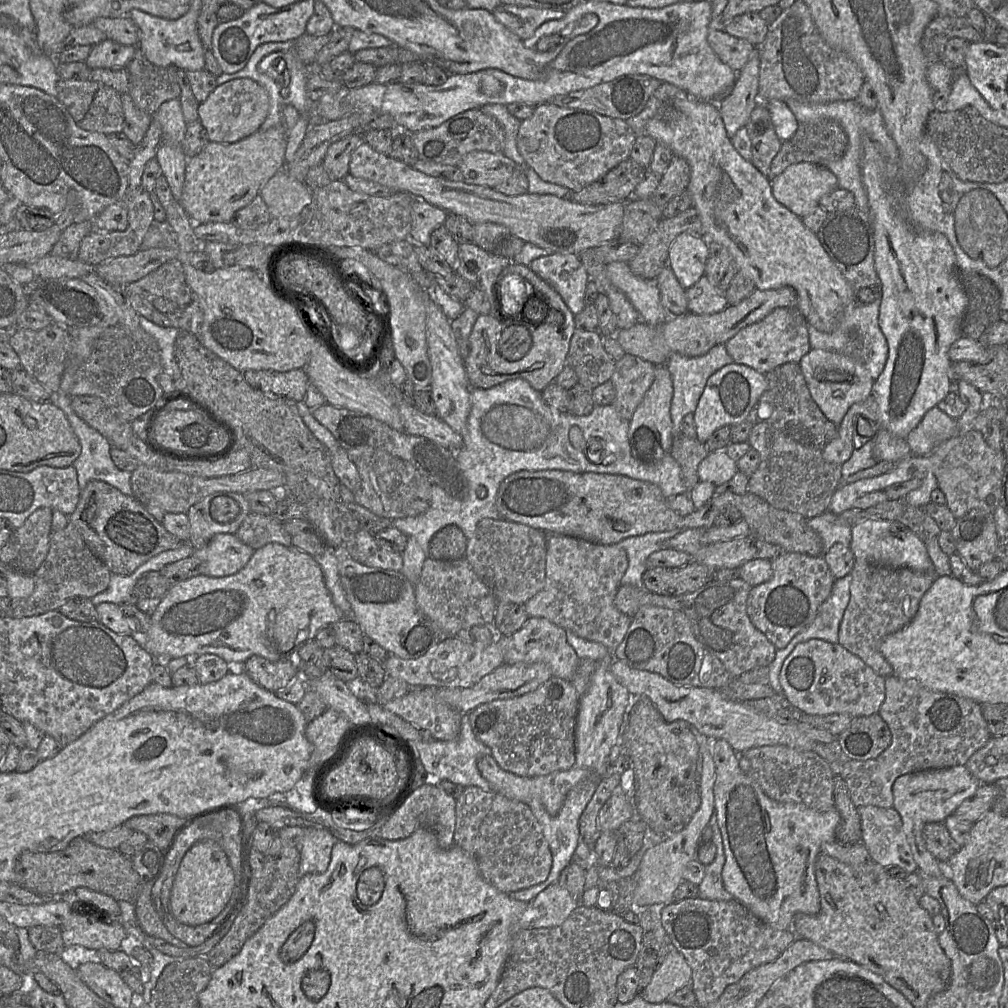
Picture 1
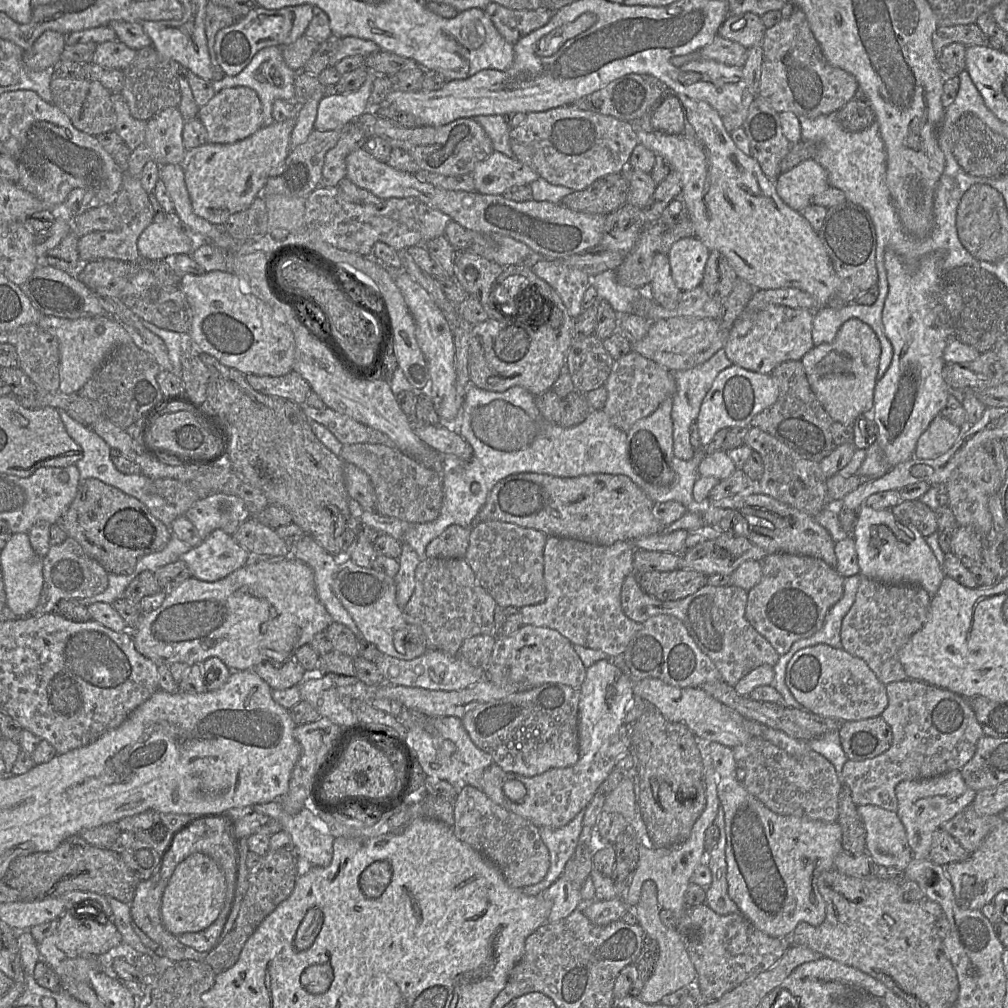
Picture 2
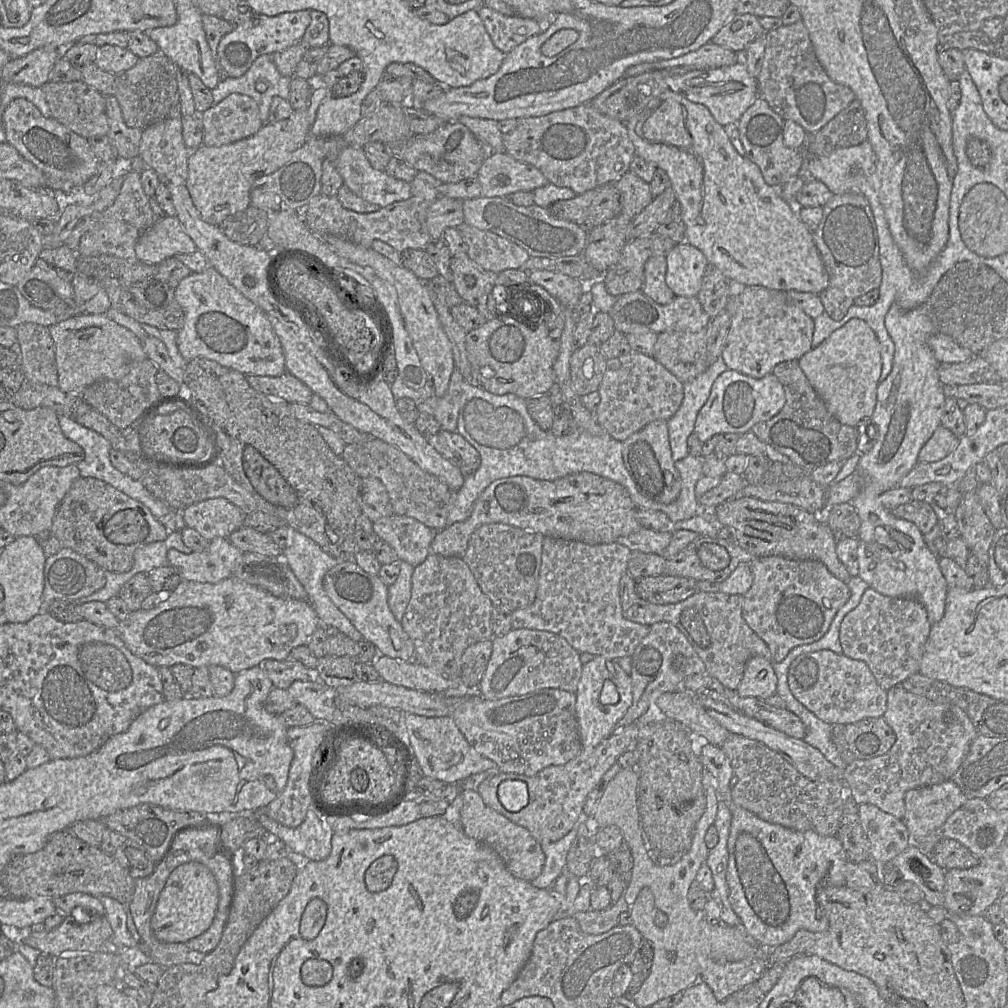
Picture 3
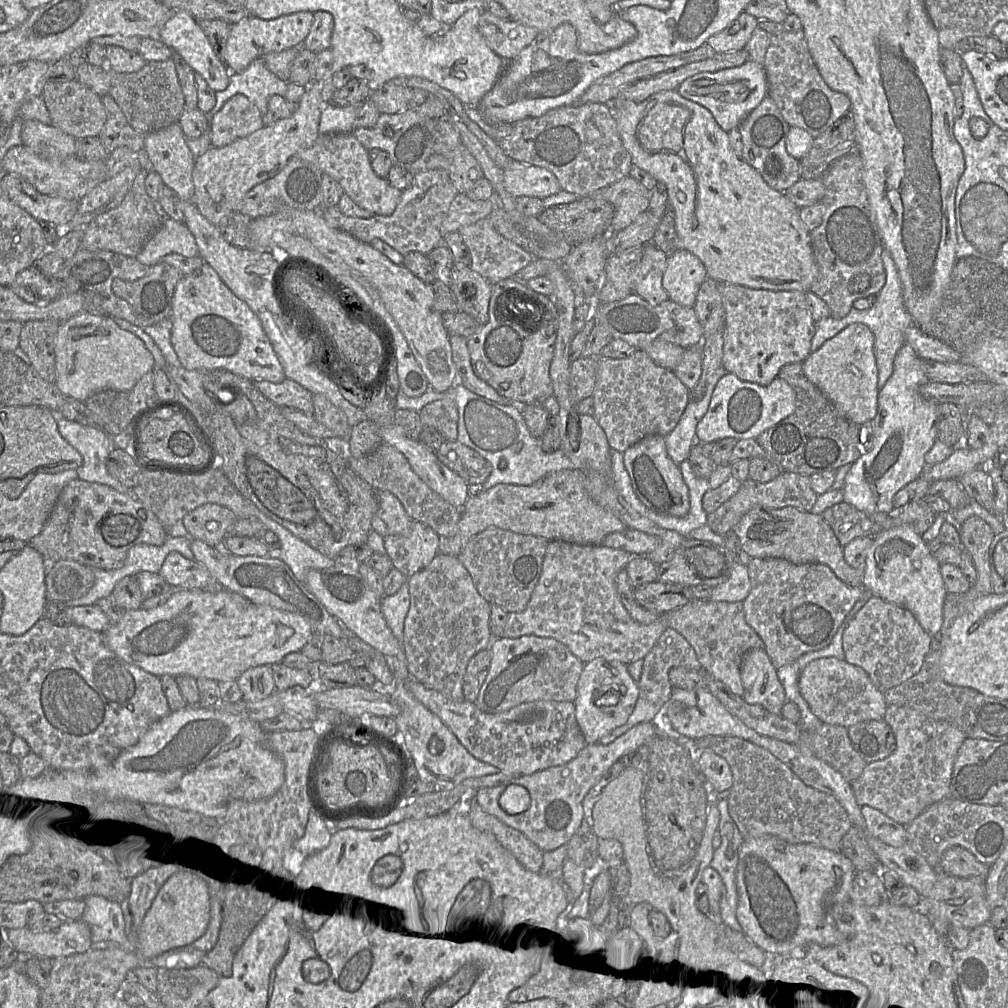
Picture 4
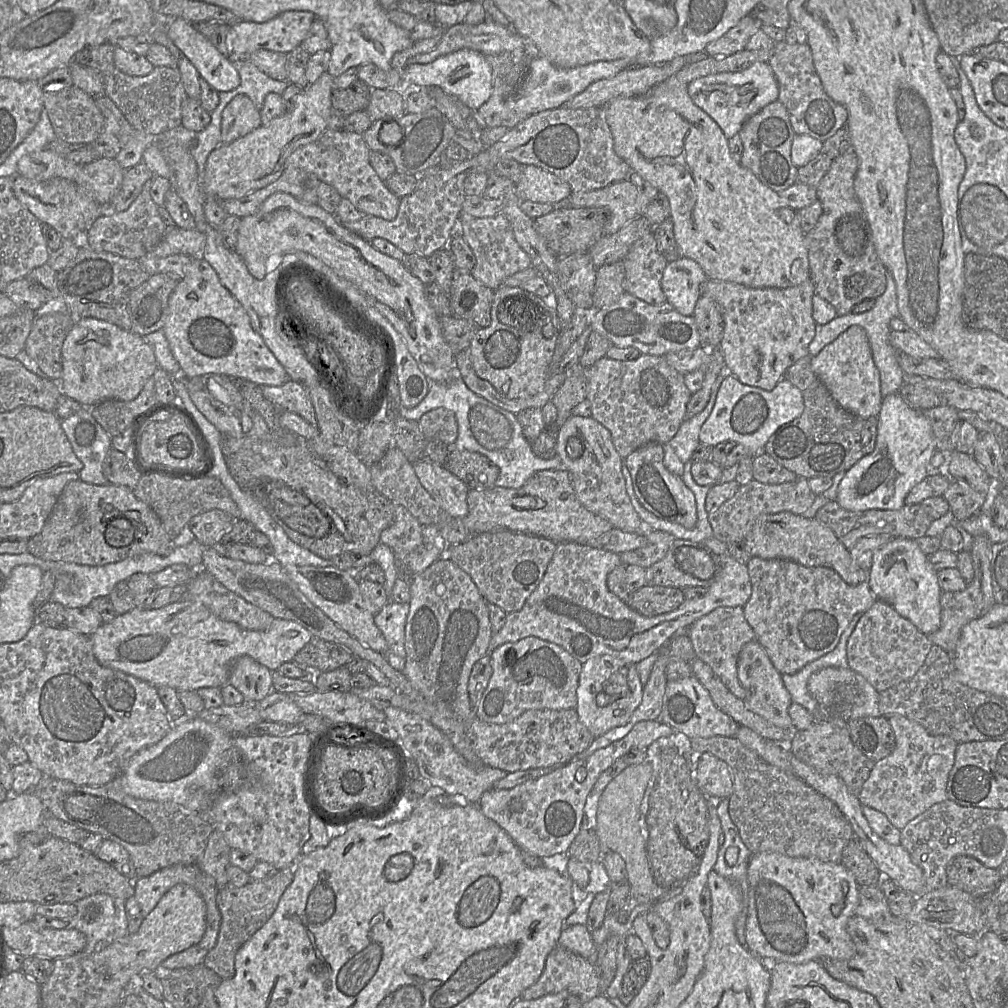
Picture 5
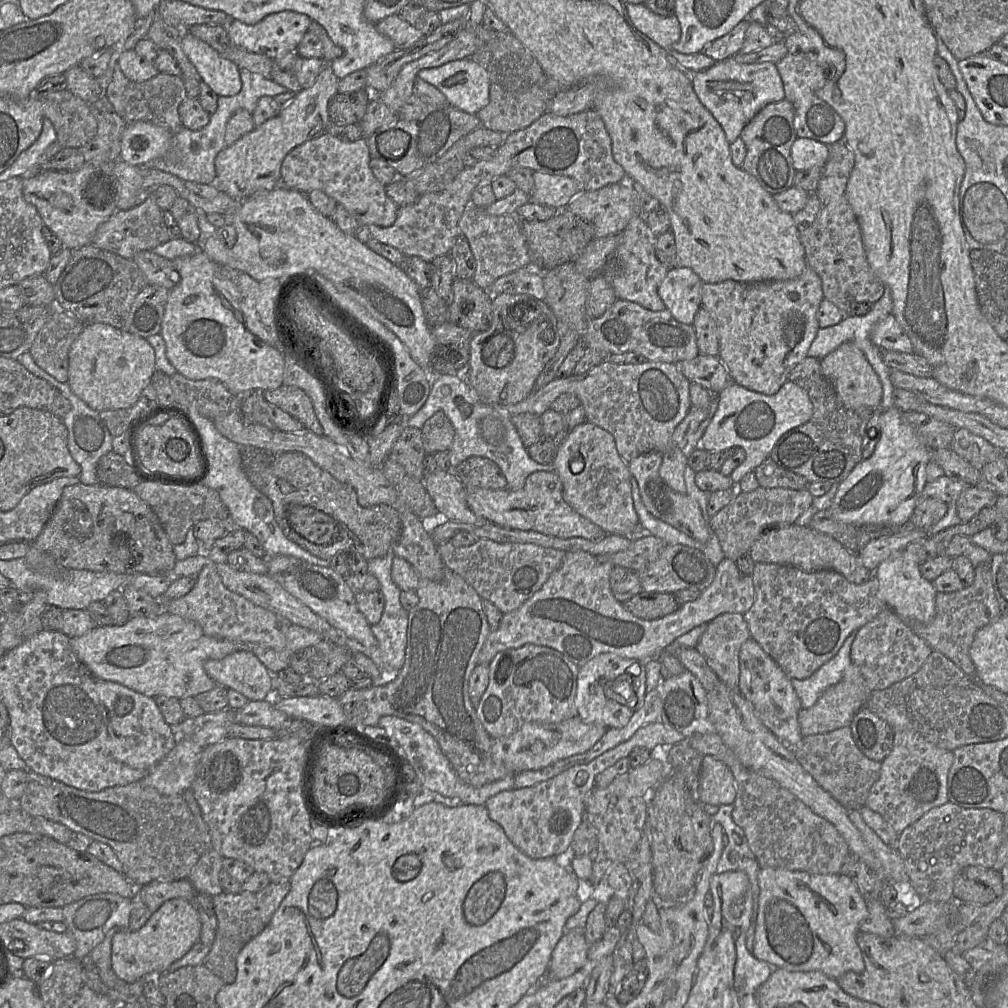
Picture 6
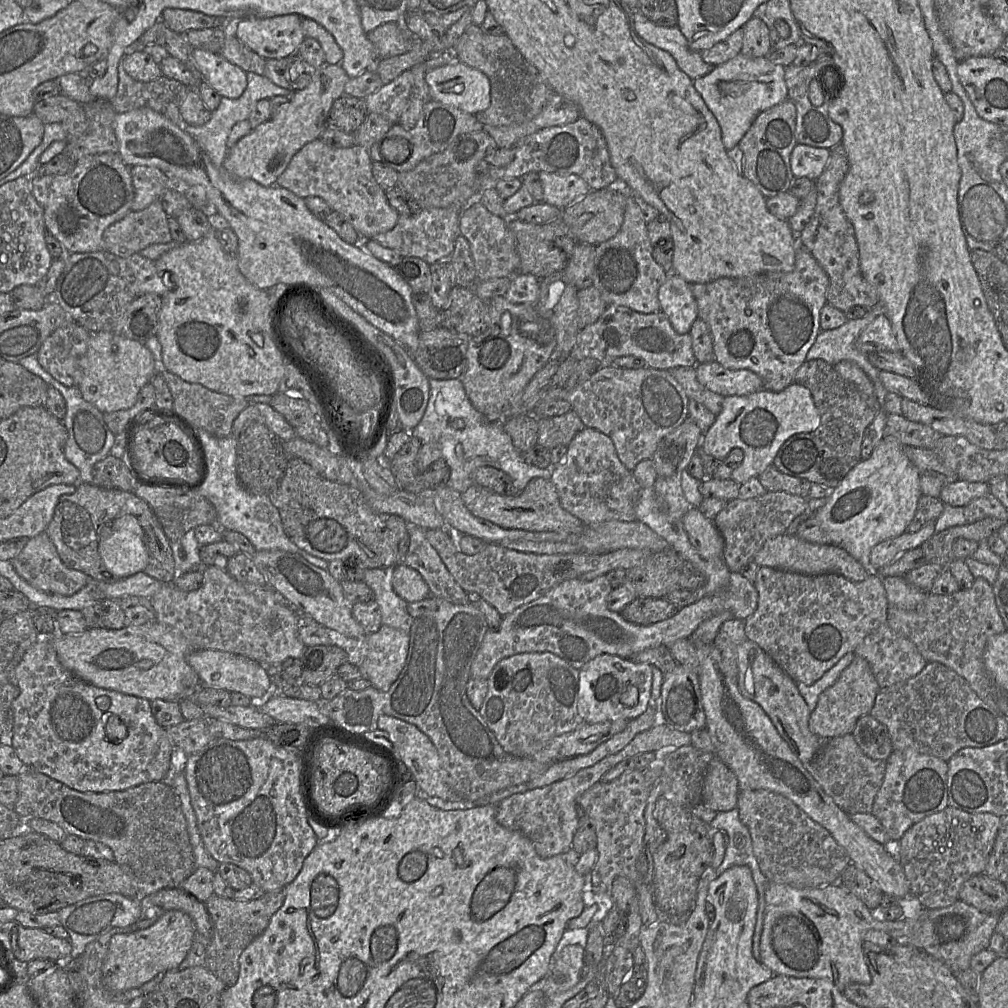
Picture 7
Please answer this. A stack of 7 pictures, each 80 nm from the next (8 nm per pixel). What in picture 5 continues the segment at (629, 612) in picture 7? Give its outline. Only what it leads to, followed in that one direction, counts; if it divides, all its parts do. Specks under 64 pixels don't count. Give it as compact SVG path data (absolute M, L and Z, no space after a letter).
M645 585L630 594L627 605L646 617L675 611L685 601L683 589Z

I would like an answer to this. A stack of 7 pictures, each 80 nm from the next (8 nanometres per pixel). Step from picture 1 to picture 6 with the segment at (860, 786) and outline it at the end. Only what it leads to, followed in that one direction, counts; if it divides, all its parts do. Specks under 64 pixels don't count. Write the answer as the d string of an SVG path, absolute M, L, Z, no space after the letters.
M914 730L895 731L893 749L881 762L880 777L871 787L865 807L879 813L900 835L926 812L948 802L948 773L953 760L954 751L933 745Z

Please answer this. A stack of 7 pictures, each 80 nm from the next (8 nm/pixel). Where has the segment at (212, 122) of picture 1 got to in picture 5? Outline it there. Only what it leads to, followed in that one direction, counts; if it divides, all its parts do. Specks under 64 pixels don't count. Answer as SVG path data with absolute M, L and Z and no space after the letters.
M246 95L235 96L224 108L221 119L221 142L231 143L260 127L260 111Z

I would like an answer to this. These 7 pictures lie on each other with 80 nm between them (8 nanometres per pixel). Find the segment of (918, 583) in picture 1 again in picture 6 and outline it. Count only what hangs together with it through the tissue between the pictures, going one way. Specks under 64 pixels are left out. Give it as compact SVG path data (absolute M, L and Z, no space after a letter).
M889 607L883 609L872 621L856 632L851 645L851 662L857 666L872 691L884 690L915 674L932 653L930 645L917 636L912 629Z

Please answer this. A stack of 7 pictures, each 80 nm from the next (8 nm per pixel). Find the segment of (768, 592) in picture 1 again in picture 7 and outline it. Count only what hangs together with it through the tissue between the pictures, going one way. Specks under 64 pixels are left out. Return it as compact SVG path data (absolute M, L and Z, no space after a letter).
M760 567L754 586L758 592L758 605L755 612L744 620L747 639L759 645L773 660L781 667L795 682L803 682L811 685L820 679L825 672L833 667L841 657L848 652L854 652L856 647L866 636L876 630L879 626L887 623L889 602L882 578L870 571L870 576L862 582L852 582L839 574L804 575L795 572L778 570L770 567Z

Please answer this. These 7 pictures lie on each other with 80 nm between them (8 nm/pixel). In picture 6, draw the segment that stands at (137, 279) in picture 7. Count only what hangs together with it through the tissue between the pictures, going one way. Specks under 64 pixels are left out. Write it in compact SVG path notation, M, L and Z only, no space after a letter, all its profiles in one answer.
M153 251L138 252L132 259L143 272L147 284L162 286L171 290L180 281L180 275L173 268L172 260Z

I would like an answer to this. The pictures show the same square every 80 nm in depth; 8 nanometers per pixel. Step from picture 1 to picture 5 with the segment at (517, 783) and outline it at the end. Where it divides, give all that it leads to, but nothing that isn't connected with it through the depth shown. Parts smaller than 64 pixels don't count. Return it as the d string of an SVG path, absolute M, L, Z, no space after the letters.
M659 720L640 721L623 738L596 750L586 759L571 759L551 773L528 780L511 789L485 791L478 807L484 816L497 823L510 836L520 850L541 859L556 854L567 854L569 846L580 830L586 797L599 775L630 749L647 749L654 741L671 737L673 734L673 729Z

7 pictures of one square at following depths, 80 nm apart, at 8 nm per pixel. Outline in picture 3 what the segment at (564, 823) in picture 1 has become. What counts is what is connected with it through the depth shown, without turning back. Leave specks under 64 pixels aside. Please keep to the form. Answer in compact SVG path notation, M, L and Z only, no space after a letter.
M582 813L573 828L561 839L551 842L542 841L541 847L545 854L545 864L541 874L531 884L539 889L551 889L556 879L566 869L568 851L578 834L578 828L584 820Z

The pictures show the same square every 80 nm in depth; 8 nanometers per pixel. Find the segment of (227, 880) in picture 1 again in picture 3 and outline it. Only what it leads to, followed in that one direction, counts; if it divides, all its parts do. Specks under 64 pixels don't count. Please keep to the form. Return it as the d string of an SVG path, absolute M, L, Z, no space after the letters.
M199 862L176 867L168 877L151 919L151 928L161 942L185 943L204 933L211 925L219 900L217 882L212 872Z

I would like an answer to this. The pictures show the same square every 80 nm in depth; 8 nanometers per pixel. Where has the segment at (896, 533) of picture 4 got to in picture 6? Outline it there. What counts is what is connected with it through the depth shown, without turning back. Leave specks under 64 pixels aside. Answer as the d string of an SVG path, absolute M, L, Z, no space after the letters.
M903 552L895 553L877 567L873 575L879 583L878 597L901 619L917 620L923 623L932 621L936 614L937 590L933 582L925 579L920 572L920 565L905 558Z

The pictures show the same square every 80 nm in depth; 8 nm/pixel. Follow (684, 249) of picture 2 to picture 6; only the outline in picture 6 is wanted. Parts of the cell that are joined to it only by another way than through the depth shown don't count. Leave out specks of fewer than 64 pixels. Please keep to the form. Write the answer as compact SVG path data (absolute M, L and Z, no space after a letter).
M674 267L659 285L658 295L675 320L691 325L701 307L702 284L692 269Z

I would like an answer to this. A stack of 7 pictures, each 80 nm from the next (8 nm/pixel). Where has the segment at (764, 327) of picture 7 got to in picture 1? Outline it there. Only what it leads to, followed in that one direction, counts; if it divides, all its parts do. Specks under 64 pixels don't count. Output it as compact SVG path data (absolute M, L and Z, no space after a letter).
M796 307L776 308L762 320L742 328L725 346L734 363L766 374L785 363L799 363L810 351L808 323Z

